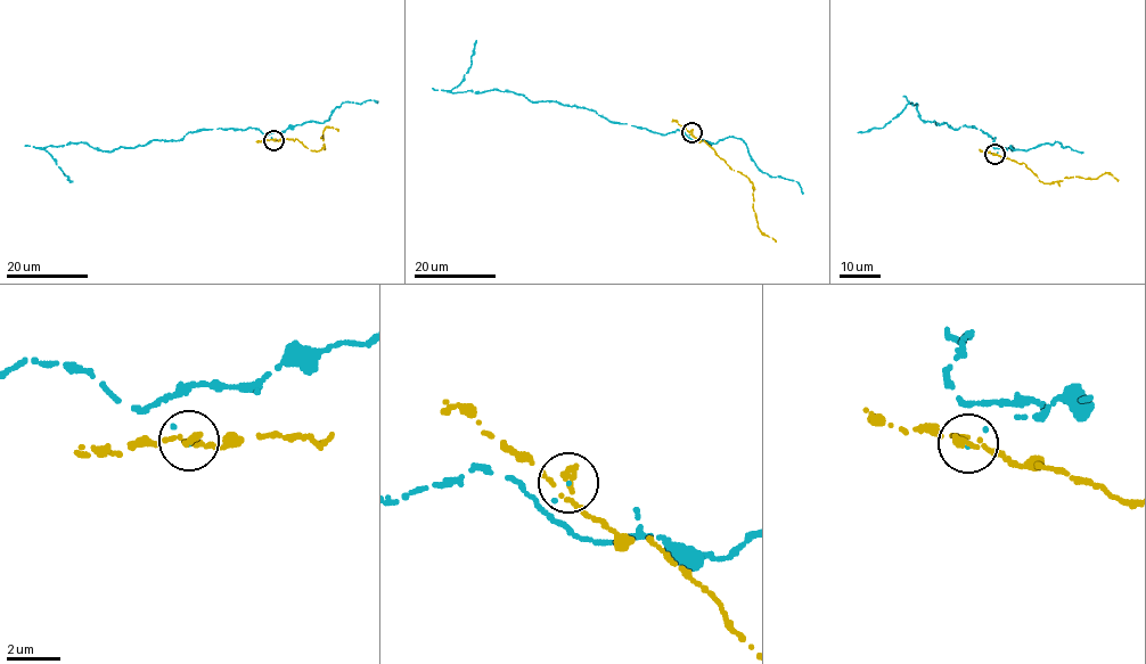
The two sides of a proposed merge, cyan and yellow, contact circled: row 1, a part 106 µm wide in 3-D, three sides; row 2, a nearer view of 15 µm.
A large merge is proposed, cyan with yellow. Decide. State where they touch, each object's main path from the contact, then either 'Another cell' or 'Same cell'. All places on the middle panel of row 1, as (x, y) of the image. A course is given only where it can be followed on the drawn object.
Place: (692, 132). Course of cyan: (690, 132), (664, 136), (611, 122), (592, 111), (531, 101), (507, 91), (453, 93), (476, 40). Course of yellow: (690, 132), (752, 183), (756, 223), (761, 231), (776, 240). Another cell

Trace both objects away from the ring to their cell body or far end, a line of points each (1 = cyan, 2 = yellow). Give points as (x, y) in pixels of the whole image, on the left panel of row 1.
1: (273, 140), (247, 128), (197, 130), (180, 140), (152, 140), (112, 152), (84, 142), (44, 147), (73, 182)
2: (273, 140), (296, 139), (305, 147), (320, 149), (324, 147), (320, 137), (326, 126), (338, 131)

